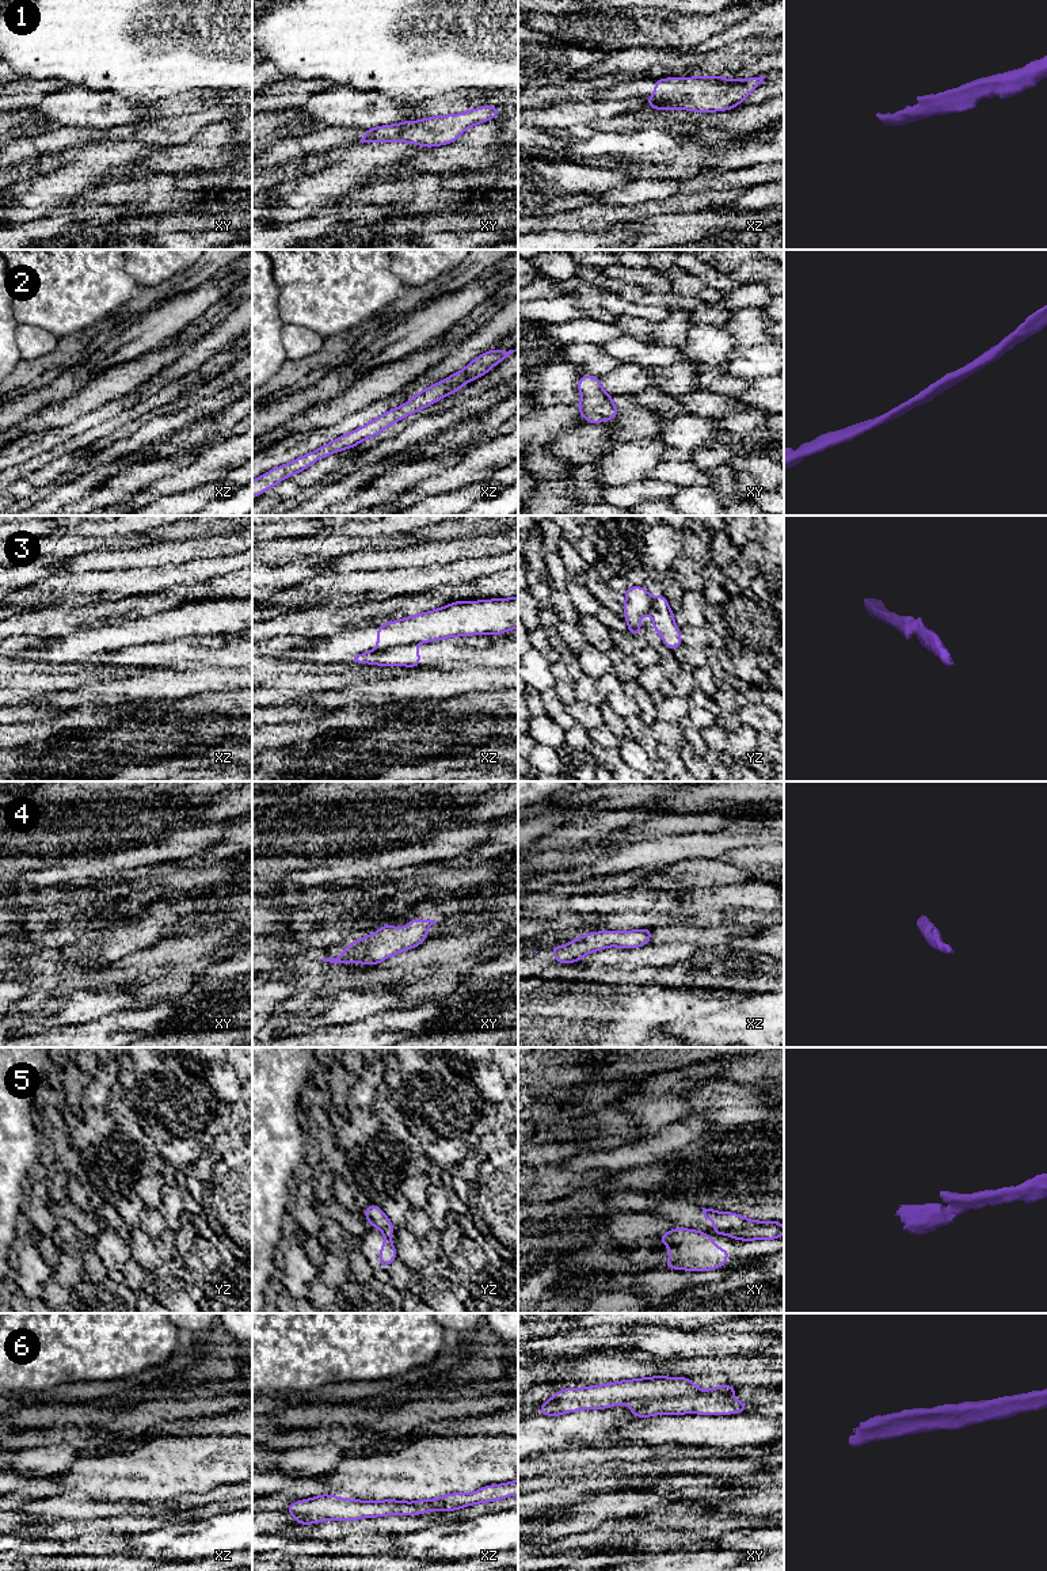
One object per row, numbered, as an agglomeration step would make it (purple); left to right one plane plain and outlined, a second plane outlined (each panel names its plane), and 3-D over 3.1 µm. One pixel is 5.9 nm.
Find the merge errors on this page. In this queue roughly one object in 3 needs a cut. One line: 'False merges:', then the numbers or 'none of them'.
False merges: 3, 5

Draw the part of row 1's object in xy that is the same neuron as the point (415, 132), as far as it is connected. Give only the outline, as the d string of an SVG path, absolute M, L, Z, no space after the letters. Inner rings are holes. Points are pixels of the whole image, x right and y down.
M480 106L460 114L437 115L420 121L406 121L365 129L359 142L410 142L424 148L446 145L458 140L469 128L494 119L500 114L496 106Z

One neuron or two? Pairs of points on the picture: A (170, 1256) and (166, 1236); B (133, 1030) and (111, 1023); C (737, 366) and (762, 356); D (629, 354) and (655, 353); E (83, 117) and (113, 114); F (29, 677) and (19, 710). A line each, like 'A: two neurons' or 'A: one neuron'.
A: one neuron
B: one neuron
C: one neuron
D: one neuron
E: one neuron
F: two neurons

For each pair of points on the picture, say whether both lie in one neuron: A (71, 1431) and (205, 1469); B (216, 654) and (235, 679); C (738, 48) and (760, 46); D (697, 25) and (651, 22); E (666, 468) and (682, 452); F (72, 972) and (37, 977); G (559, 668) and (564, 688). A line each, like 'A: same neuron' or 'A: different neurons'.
A: different neurons
B: different neurons
C: same neuron
D: same neuron
E: different neurons
F: same neuron
G: same neuron

